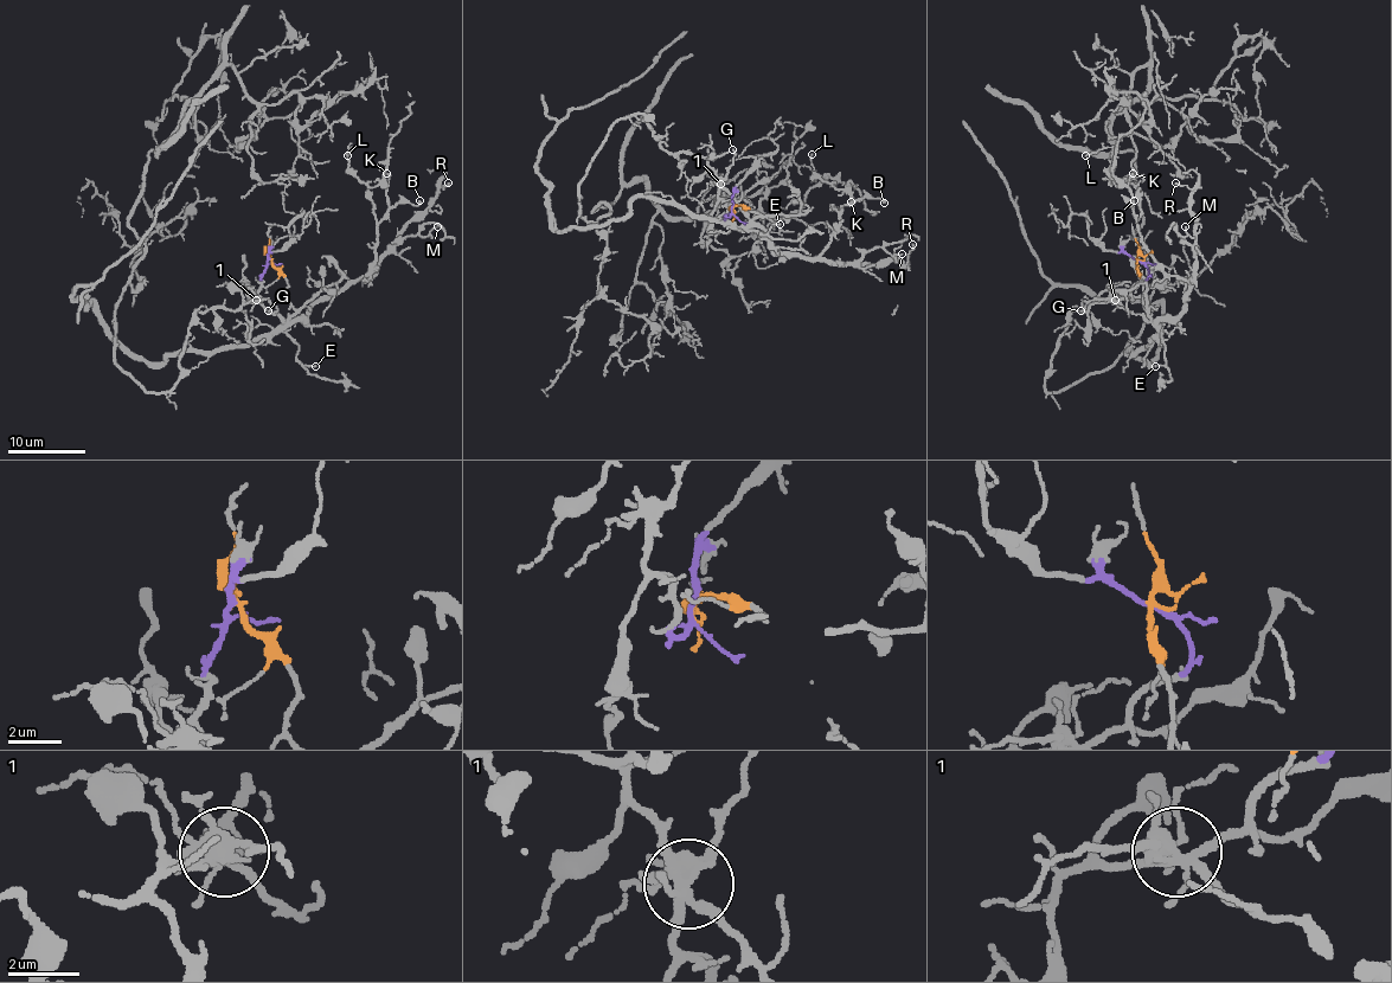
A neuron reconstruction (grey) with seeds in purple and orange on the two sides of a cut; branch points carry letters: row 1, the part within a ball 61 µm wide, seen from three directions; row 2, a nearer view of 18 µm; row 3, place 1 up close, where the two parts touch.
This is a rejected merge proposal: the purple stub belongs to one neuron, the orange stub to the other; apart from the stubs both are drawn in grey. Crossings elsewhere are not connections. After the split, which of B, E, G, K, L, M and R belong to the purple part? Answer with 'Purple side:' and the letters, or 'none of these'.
Purple side: none of these

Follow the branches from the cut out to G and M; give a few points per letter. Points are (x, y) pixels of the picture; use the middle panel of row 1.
G: (732, 209), (745, 206), (749, 212), (759, 214), (749, 218), (720, 184), (733, 156), (732, 148)
M: (732, 209), (759, 214), (754, 220), (776, 254), (833, 263), (854, 263), (876, 248), (903, 254)

